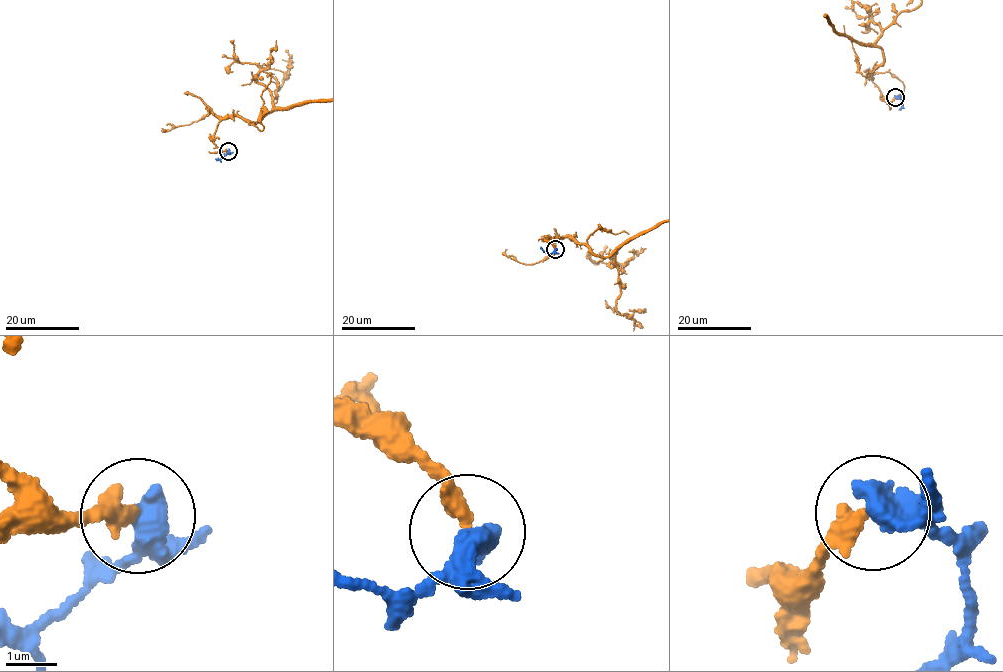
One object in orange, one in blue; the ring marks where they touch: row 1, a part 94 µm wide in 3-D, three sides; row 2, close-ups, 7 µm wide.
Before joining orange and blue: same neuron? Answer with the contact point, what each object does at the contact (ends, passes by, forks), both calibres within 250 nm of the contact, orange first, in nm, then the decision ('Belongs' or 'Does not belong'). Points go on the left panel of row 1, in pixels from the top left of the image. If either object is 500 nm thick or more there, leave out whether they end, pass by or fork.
Place: (228, 151). Thickness 360 nm (orange) against 550 nm. Belongs

